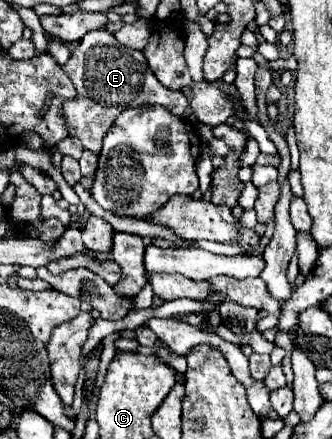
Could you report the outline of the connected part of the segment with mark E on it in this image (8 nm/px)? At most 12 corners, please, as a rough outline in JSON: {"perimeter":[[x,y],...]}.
{"perimeter":[[87,32],[63,70],[77,96],[61,108],[69,136],[101,152],[125,108],[187,98],[153,76],[143,52]]}

